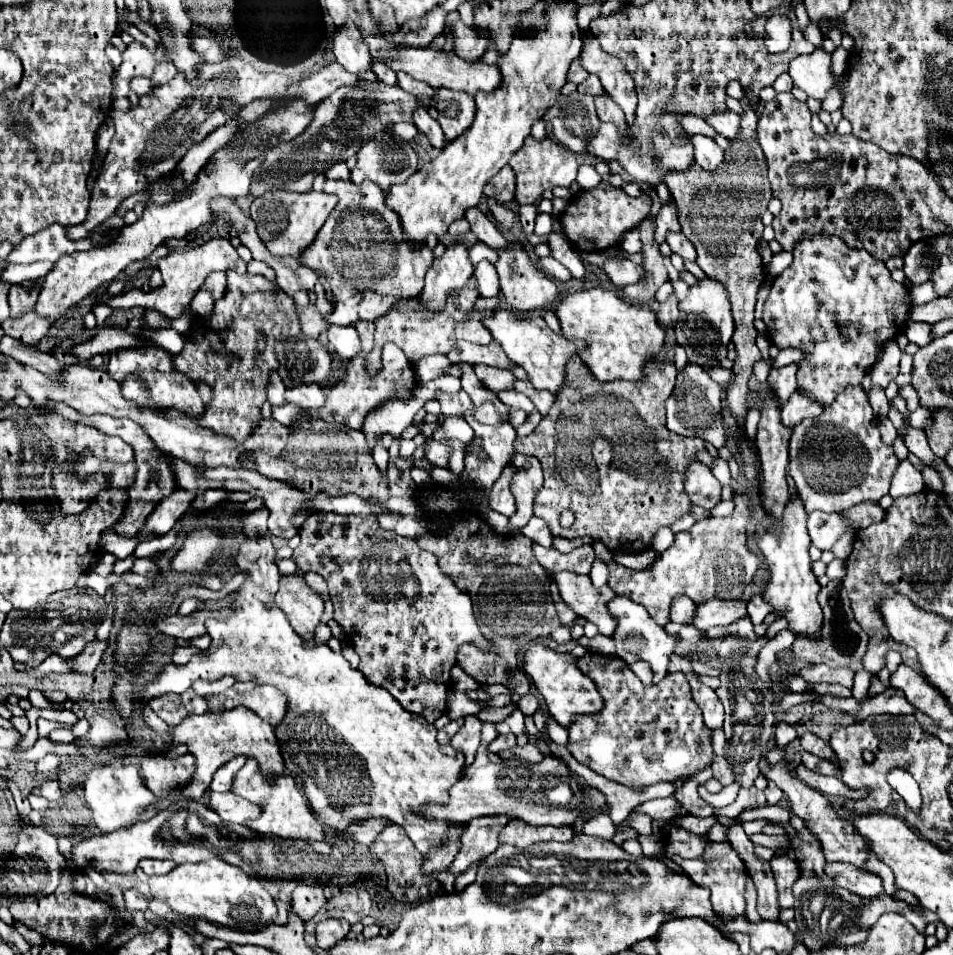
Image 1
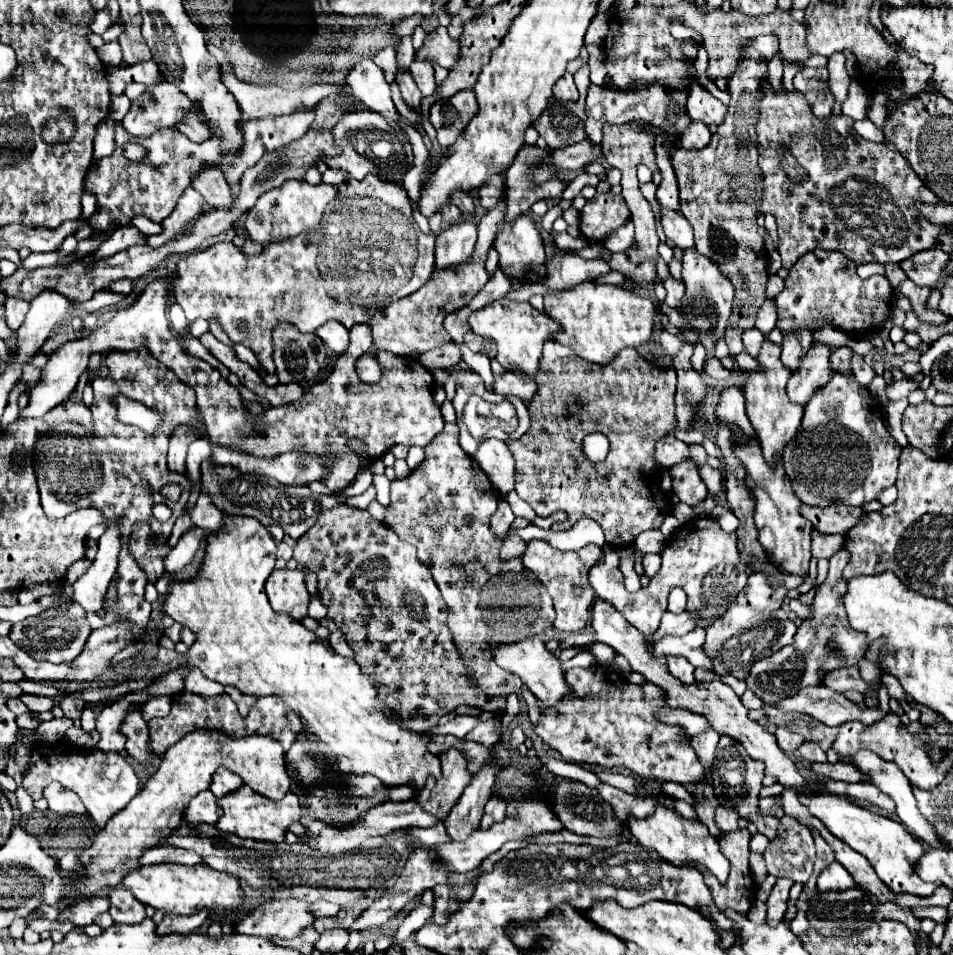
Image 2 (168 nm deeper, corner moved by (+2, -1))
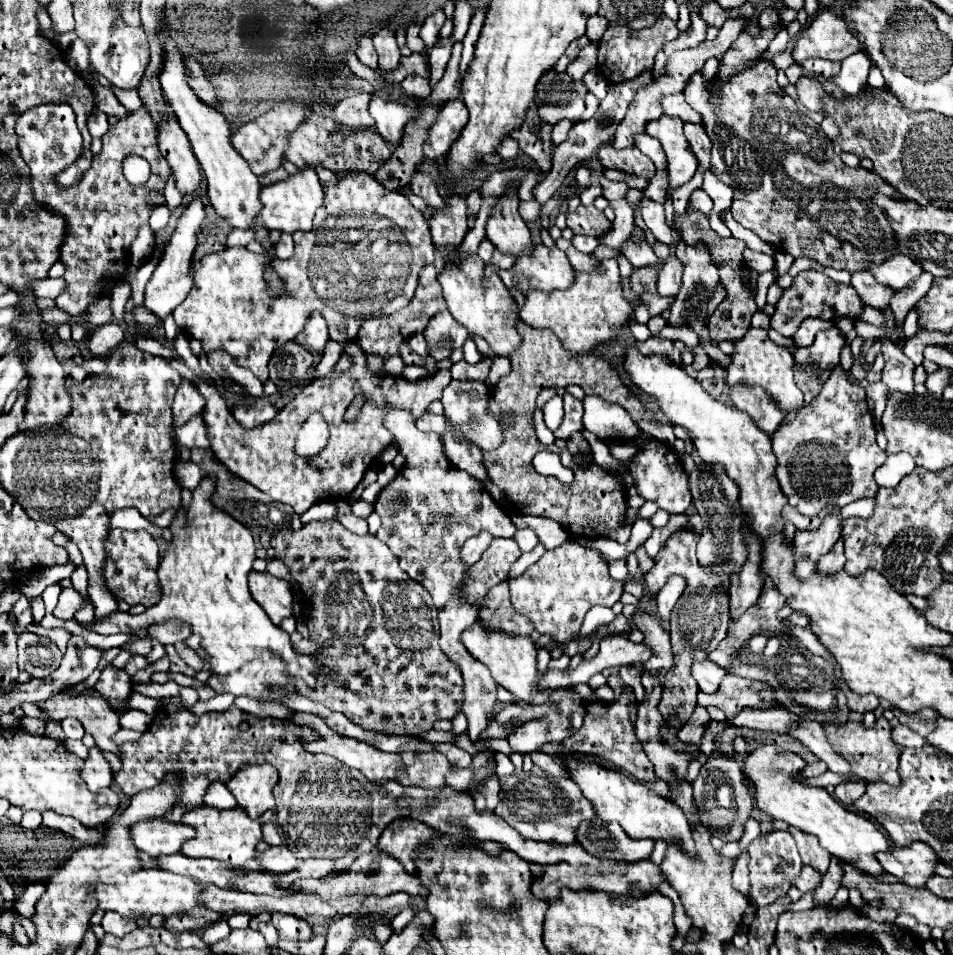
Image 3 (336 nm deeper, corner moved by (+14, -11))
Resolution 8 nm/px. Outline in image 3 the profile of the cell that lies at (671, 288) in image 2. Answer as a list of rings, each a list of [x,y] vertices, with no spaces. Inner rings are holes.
[[[674,254],[664,262],[664,266],[658,272],[658,294],[666,298],[674,298],[680,288],[680,262],[676,262]]]

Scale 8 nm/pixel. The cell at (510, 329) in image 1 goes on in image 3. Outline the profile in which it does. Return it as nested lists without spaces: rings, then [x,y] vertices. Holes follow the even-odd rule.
[[[458,248],[444,250],[444,260],[448,262],[448,268],[440,274],[438,280],[442,284],[450,314],[456,318],[456,322],[464,324],[468,332],[484,338],[496,356],[510,356],[512,350],[520,348],[522,340],[518,334],[520,306],[512,298],[510,290],[502,284],[502,280],[496,274],[484,278],[484,264],[476,254],[472,254],[472,258],[460,258]]]

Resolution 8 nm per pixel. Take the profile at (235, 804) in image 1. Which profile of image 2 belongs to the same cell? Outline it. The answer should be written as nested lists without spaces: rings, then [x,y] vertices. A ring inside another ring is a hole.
[[[206,790],[206,792],[200,792],[188,804],[188,808],[184,810],[182,822],[188,828],[198,828],[200,824],[216,824],[218,818],[220,818],[220,808],[216,804],[216,796],[210,790]]]

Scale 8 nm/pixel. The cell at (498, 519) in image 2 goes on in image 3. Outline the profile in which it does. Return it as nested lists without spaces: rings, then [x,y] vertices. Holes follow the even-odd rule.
[[[482,530],[478,536],[472,536],[466,544],[464,544],[464,550],[462,550],[462,558],[472,566],[472,564],[476,564],[478,560],[480,560],[480,556],[486,552],[486,548],[490,546],[490,542],[492,542],[492,534],[490,532],[486,532],[486,530]]]

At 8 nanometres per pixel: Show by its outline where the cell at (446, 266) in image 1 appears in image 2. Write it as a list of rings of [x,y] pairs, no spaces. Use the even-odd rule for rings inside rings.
[[[458,222],[444,228],[436,240],[436,268],[448,268],[466,262],[476,244],[476,224]]]

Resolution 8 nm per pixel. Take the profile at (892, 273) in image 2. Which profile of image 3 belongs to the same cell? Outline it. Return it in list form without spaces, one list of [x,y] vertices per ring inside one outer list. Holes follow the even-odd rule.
[[[870,272],[852,274],[852,286],[856,288],[860,298],[864,298],[864,302],[868,306],[878,308],[878,310],[888,308],[892,296],[894,296],[894,290],[884,286],[884,284],[880,284],[880,282],[876,282],[876,278]]]

